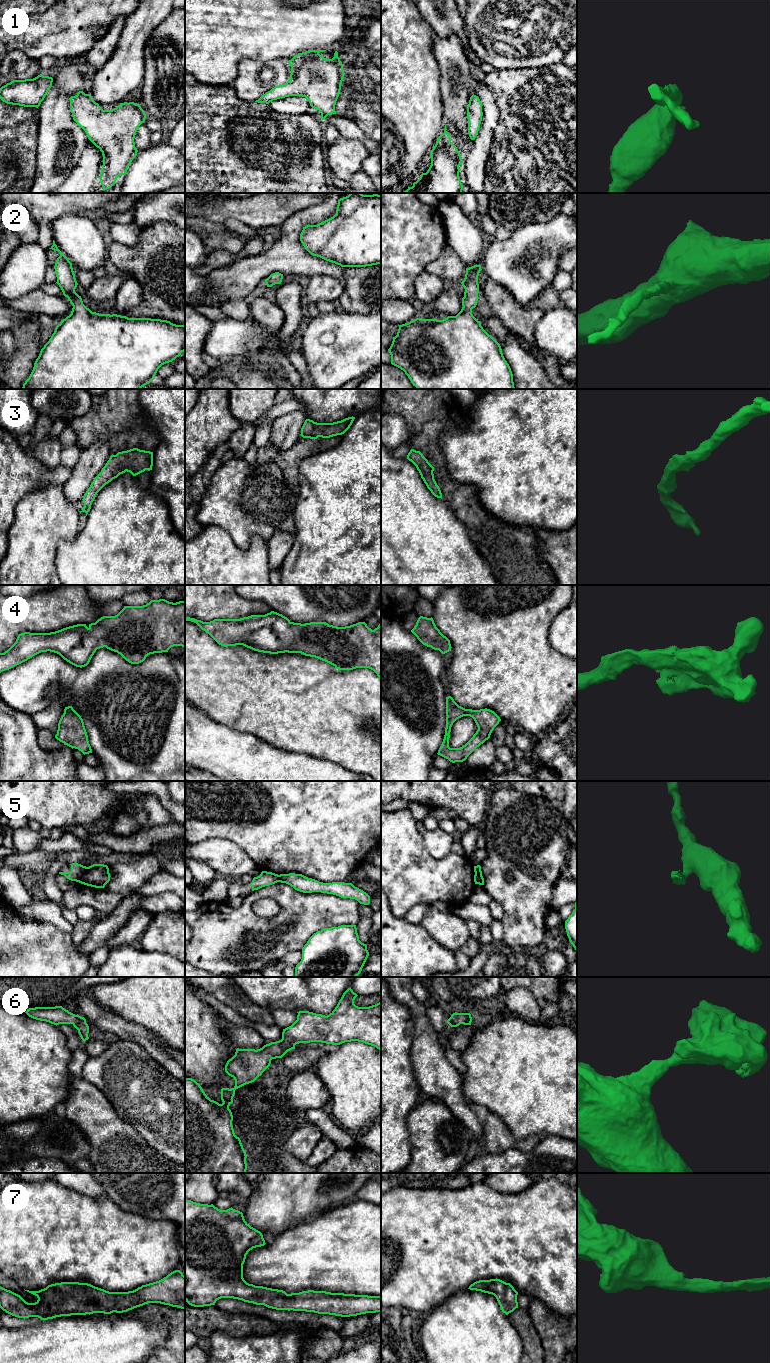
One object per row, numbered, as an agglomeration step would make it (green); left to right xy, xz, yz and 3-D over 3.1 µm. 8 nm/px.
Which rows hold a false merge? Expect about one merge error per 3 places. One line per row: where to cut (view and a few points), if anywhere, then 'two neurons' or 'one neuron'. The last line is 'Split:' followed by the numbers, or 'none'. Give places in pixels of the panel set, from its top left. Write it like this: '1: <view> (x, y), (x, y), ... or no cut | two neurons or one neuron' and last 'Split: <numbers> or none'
1: no cut | one neuron
2: no cut | one neuron
3: no cut | one neuron
4: no cut | one neuron
5: xy (87, 867), (79, 882) | two neurons
6: no cut | one neuron
7: no cut | one neuron
Split: 5

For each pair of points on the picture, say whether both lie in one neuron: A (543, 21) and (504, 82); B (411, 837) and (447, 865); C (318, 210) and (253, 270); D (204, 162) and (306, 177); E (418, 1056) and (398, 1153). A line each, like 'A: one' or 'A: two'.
A: two
B: one
C: one
D: one
E: two

